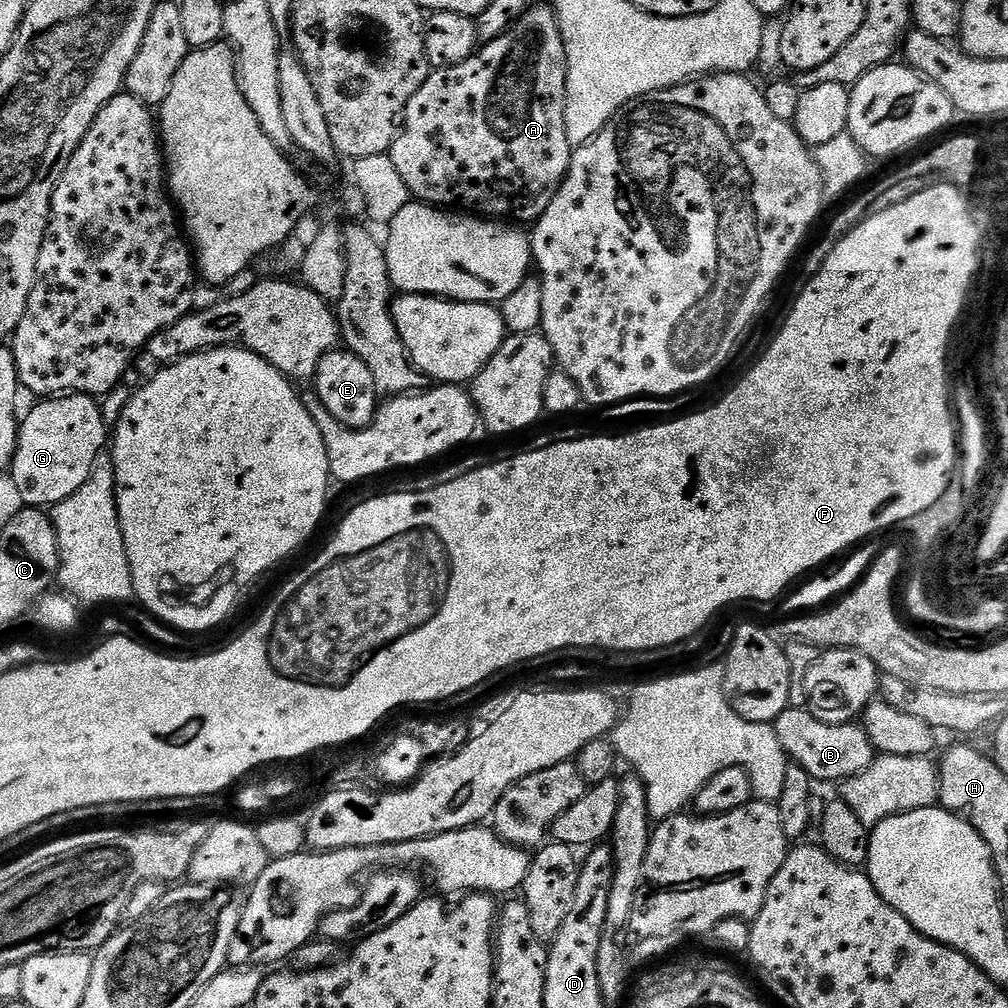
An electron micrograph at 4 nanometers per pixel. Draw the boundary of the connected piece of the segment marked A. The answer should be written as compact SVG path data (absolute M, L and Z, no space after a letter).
M537 3L506 34L487 41L472 57L461 64L449 64L446 68L429 71L426 82L410 98L404 111L404 123L396 141L392 143L391 157L402 182L406 182L409 197L445 210L467 210L484 218L511 218L516 220L539 220L541 214L550 206L554 194L560 189L564 175L572 161L574 146L566 134L566 106L568 105L568 59L566 46L562 42L560 24L556 20L555 7Z

